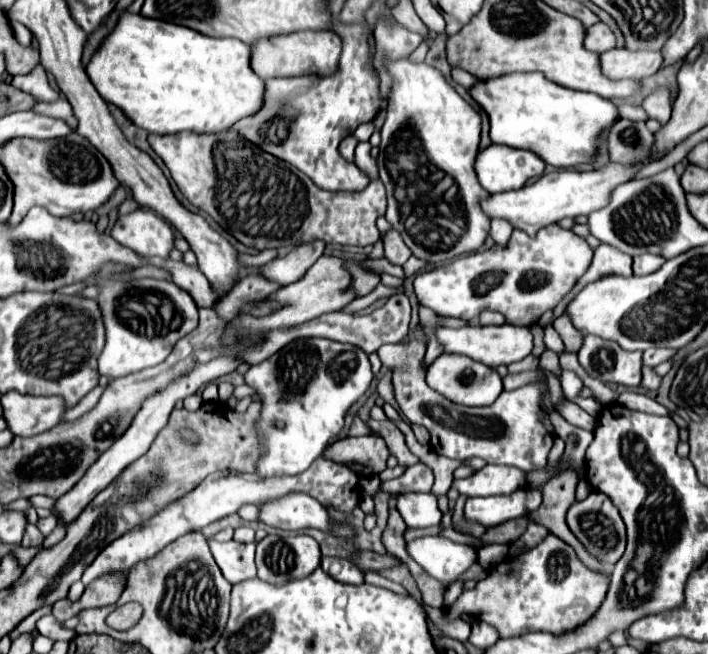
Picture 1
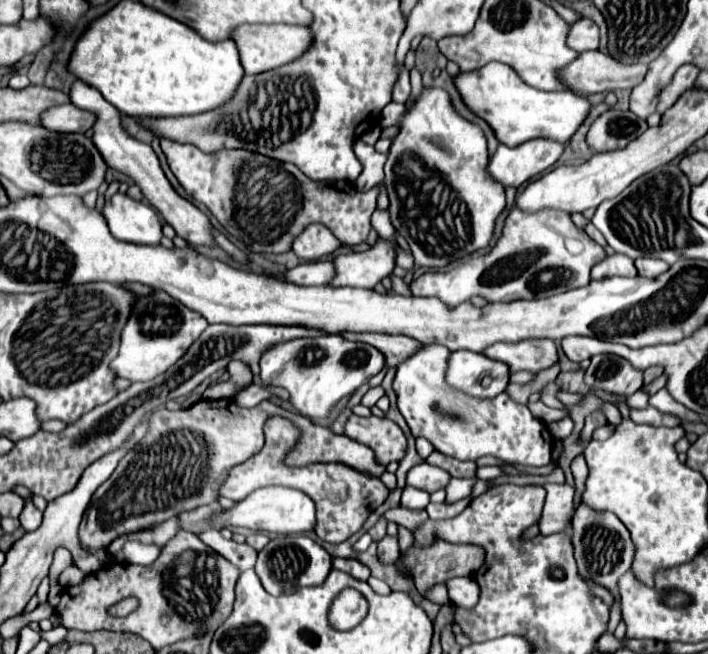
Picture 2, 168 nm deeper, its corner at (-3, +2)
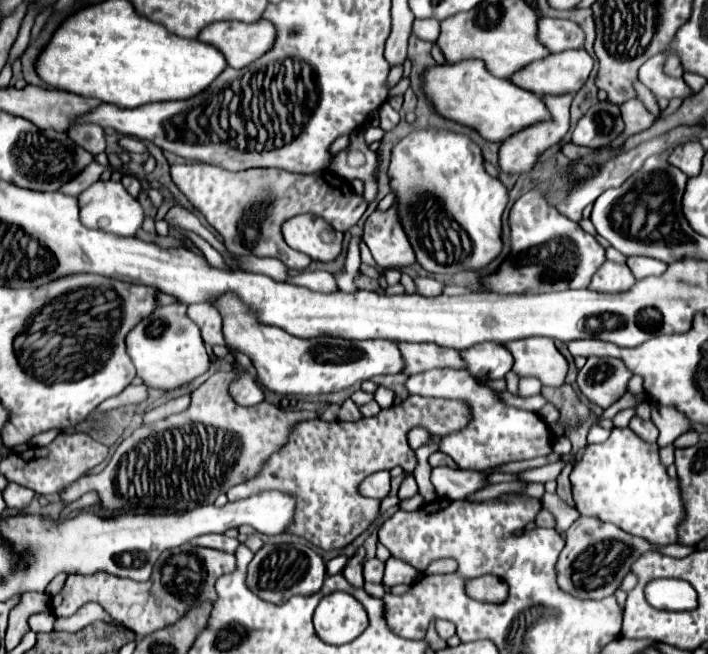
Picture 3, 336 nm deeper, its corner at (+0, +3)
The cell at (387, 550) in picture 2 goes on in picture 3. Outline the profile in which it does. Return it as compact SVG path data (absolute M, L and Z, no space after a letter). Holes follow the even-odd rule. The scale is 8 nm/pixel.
M371 558L371 560L365 560L363 562L363 578L367 582L373 582L373 584L381 584L383 580L383 562L377 560L377 558Z

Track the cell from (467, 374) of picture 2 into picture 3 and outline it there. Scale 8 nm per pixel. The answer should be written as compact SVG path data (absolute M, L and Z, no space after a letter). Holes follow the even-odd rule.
M477 344L461 354L467 362L469 374L477 380L503 378L513 366L511 352L507 352L503 344Z

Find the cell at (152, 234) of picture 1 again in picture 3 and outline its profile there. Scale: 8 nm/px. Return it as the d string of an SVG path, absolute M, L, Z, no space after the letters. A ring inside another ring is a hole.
M97 180L85 192L81 192L77 196L77 200L79 200L81 222L87 228L97 228L97 230L111 232L111 234L117 234L117 236L135 236L135 232L141 228L141 222L145 218L141 204L123 188L121 182Z

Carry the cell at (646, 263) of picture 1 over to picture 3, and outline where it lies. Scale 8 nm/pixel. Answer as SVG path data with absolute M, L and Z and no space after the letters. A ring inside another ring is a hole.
M643 256L627 258L627 266L631 268L631 272L637 280L643 280L649 276L661 276L667 270L667 264L663 264L661 260L651 260L651 258L643 258Z

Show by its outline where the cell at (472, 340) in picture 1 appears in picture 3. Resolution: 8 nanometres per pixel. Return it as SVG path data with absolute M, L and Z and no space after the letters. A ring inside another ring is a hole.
M523 338L507 344L515 358L513 372L517 376L533 376L541 380L543 386L559 388L565 384L567 360L555 348L551 338Z

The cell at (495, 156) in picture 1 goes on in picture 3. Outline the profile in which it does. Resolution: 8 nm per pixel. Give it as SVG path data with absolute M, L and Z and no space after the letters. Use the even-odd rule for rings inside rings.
M573 94L571 96L543 96L543 102L547 104L547 110L551 114L557 114L557 118L551 118L551 120L545 120L543 124L533 124L531 128L523 130L523 132L515 132L515 136L509 136L503 144L501 144L501 150L499 150L499 168L507 174L523 174L527 170L533 168L533 164L537 162L537 156L551 148L553 144L557 144L569 130L569 106L571 106L571 100L573 100Z

